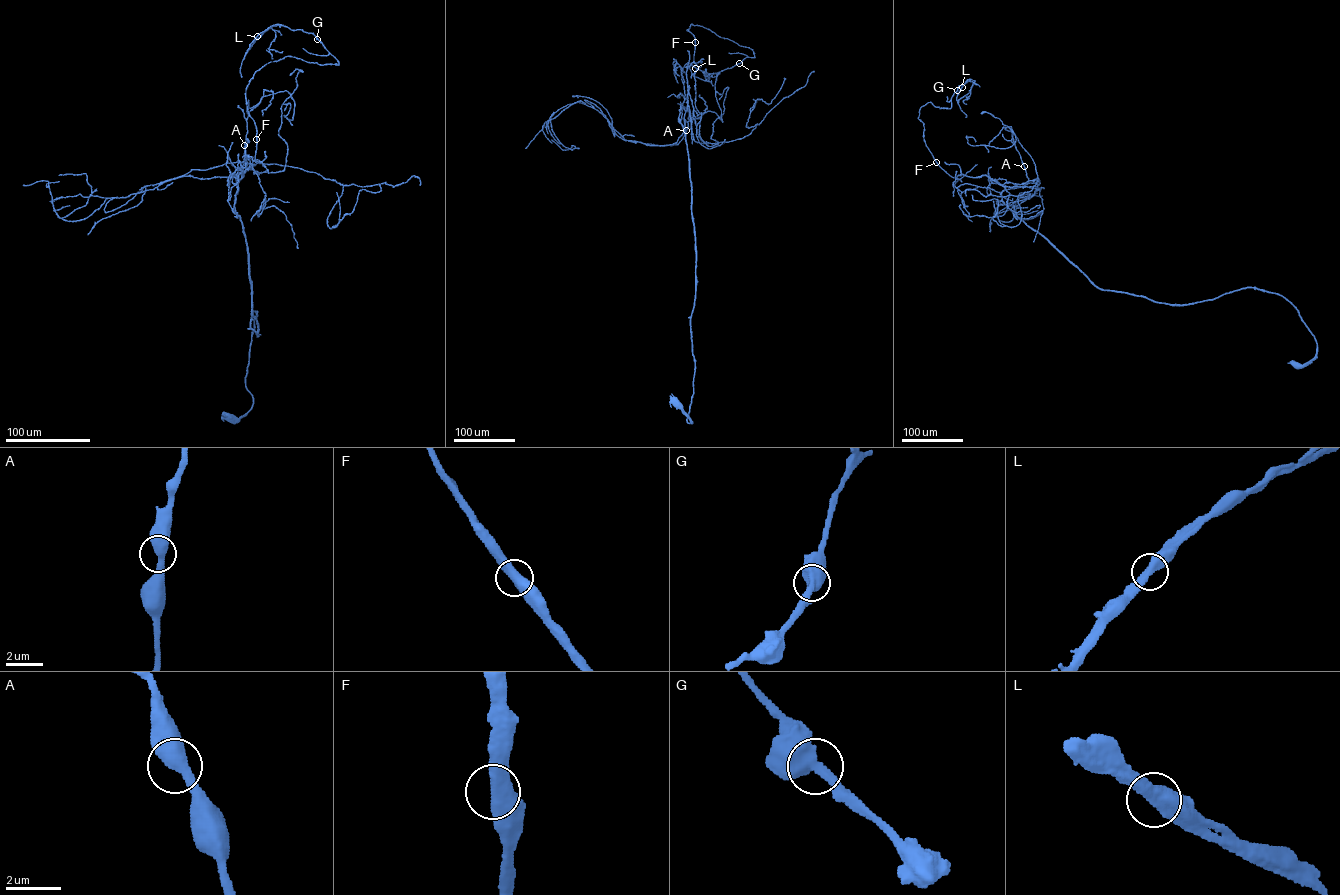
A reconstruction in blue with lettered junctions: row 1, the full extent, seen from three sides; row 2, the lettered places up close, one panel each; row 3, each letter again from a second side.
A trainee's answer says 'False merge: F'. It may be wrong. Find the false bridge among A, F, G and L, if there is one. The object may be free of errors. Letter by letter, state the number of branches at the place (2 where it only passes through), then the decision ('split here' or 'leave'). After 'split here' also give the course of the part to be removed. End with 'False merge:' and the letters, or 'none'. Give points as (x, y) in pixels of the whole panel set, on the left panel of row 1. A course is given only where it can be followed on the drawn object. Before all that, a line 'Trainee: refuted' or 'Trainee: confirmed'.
Trainee: refuted
A: 2 branches meet; leave
F: 2 branches meet; leave
G: 2 branches meet; leave
L: 2 branches meet; split here; foreign part runs (257, 36), (270, 27), (275, 32), (269, 48), (273, 58)
False merge: L

